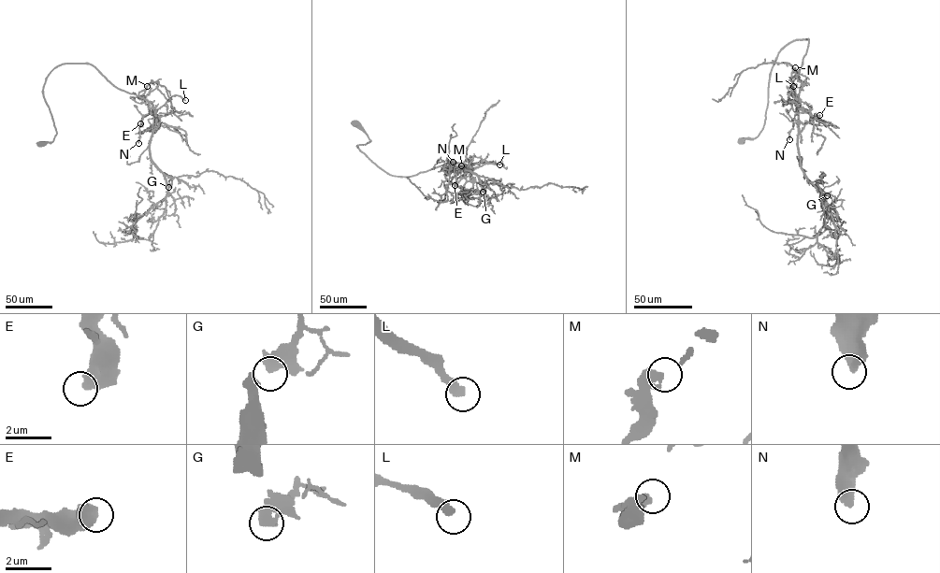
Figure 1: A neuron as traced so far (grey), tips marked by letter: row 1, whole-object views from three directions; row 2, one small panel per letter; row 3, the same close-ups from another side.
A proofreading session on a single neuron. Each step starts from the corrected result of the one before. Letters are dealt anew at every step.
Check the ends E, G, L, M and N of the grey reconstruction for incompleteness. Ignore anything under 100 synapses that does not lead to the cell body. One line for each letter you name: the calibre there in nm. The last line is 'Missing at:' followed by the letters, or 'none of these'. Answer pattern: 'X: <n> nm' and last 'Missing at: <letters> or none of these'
L: 360 nm
Missing at: L

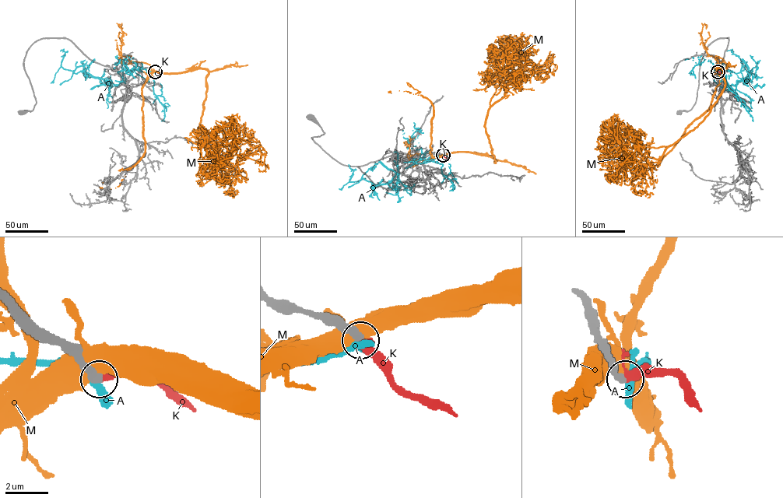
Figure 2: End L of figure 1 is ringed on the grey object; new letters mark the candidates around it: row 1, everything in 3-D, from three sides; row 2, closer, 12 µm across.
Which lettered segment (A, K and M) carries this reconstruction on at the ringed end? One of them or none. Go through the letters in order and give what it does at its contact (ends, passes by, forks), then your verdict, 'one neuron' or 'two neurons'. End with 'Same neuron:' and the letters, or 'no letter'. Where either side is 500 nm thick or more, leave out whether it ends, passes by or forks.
A: it forks | two neurons
K: it forks | one neuron
M: two neurons
Same neuron: K

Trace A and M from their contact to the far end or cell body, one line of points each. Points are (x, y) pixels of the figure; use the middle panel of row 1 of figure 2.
A: (443, 155), (411, 164), (398, 174), (398, 179), (375, 186), (363, 178), (350, 181), (353, 171), (349, 164)
M: (442, 155), (471, 152), (494, 163), (487, 111), (513, 74), (525, 67), (549, 71), (555, 56)

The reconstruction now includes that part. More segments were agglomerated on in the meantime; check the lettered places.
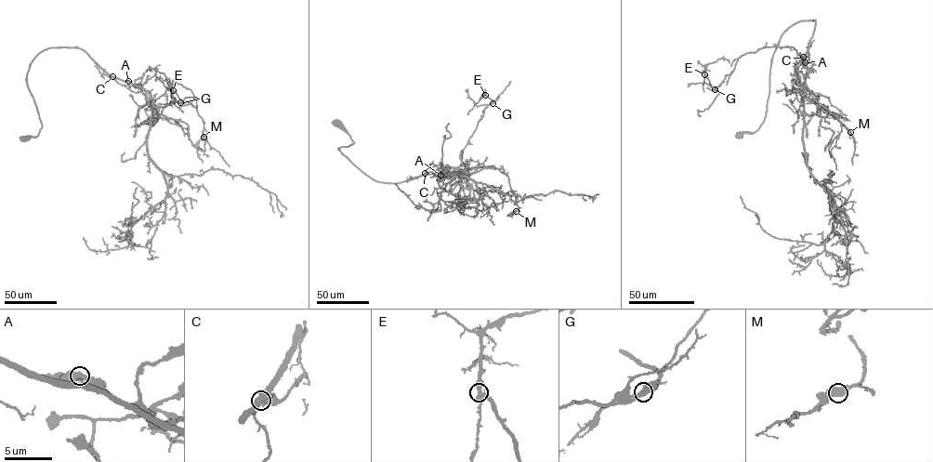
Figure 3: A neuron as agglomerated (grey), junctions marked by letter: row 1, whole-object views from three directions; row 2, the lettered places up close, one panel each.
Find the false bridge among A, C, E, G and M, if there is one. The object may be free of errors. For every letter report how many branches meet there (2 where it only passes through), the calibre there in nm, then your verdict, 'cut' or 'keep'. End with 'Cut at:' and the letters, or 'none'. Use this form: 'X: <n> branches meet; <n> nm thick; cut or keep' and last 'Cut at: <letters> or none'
A: 2 branches meet; 480 nm thick; keep
C: 4 branches meet; 420 nm thick; keep
E: 3 branches meet; 360 nm thick; keep
G: 2 branches meet; 500 nm thick; cut
M: 3 branches meet; 440 nm thick; keep
Cut at: G

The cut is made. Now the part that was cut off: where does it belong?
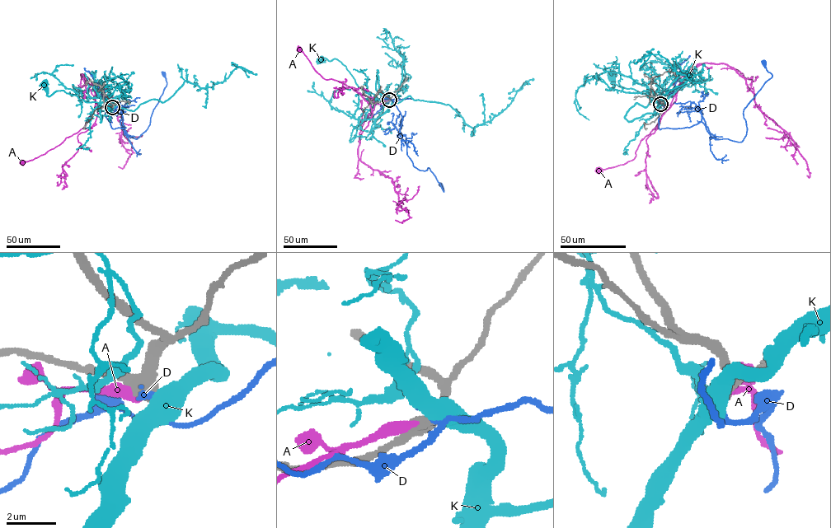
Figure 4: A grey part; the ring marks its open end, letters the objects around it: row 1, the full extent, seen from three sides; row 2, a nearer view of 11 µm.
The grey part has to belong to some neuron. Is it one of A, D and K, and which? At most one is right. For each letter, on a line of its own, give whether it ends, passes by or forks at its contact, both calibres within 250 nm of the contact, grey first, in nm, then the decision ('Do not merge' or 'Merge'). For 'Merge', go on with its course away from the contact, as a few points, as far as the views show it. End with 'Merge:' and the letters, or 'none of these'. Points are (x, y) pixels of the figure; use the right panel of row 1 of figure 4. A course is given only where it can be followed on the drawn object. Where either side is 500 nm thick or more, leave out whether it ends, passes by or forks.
A: Thickness 500 nm (grey) against 480 nm. Do not merge
D: It ends there. Thickness 440 nm (grey) against 200 nm. Do not merge
K: Thickness 440 nm (grey) against 750 nm. Do not merge
Merge: none of these

